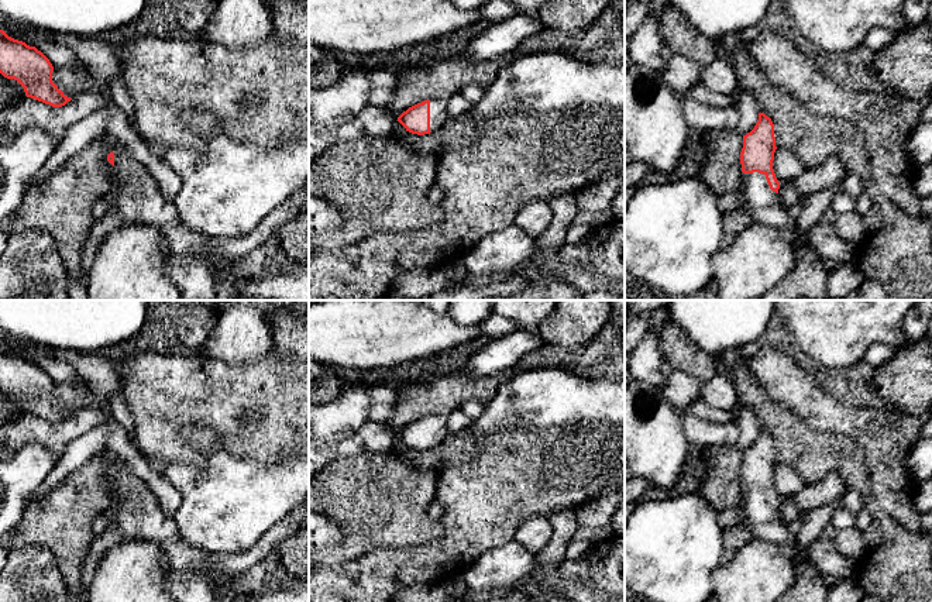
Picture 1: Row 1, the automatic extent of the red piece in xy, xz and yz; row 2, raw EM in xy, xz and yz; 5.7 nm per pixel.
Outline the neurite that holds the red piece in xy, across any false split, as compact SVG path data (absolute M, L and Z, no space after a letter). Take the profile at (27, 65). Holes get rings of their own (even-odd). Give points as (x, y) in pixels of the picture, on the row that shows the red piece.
M0 30L0 73L17 80L27 97L62 107L72 99L52 82L52 72L52 63L41 51Z

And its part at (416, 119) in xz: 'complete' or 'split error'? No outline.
split error

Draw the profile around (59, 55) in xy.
M25 34L21 41L30 47L35 47L41 51L52 63L54 68L82 68L83 63L79 56L63 44L58 44L45 38L39 38L37 34Z

